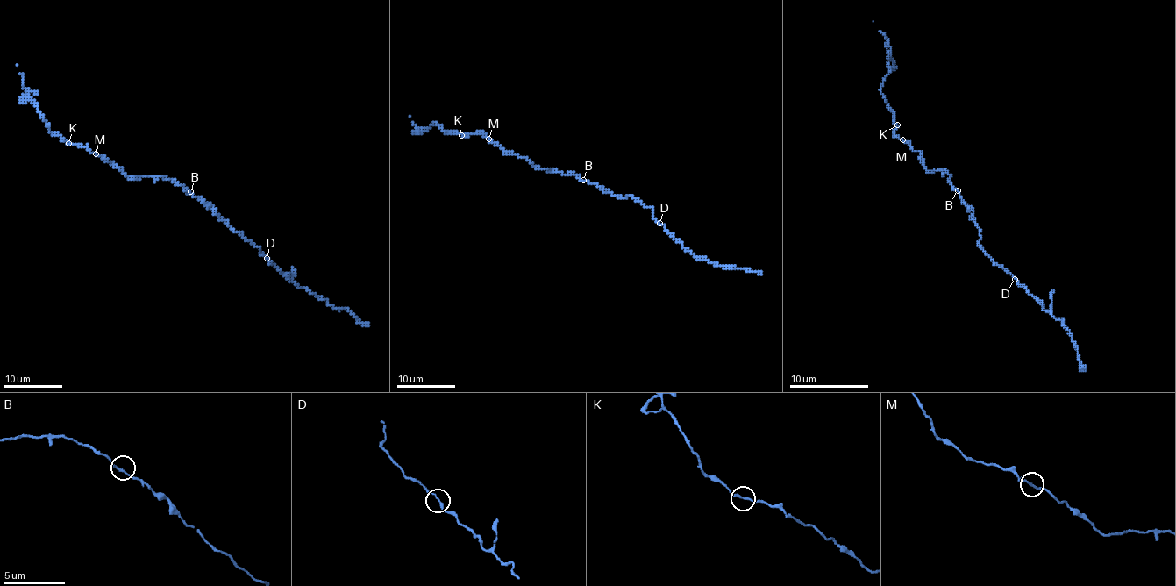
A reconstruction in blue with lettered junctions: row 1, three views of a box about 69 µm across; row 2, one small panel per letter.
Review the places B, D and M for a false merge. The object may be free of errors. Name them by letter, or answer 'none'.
none

